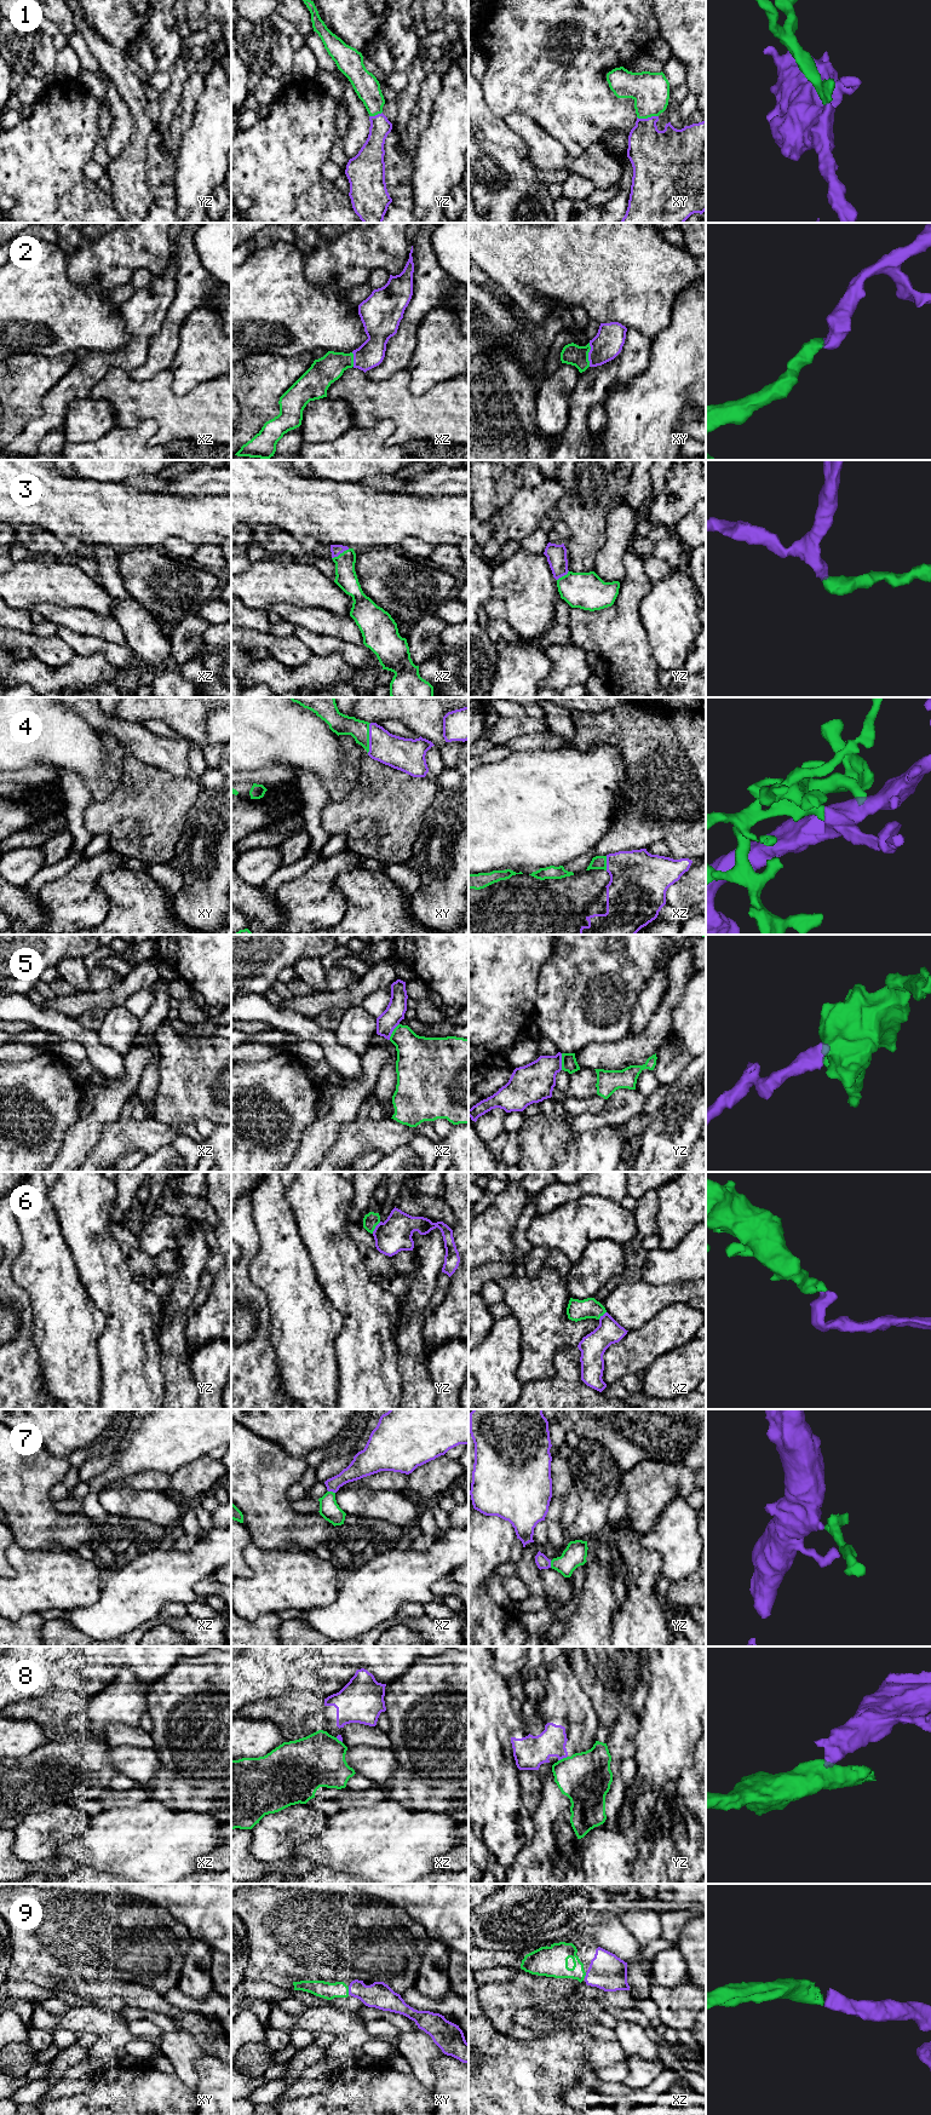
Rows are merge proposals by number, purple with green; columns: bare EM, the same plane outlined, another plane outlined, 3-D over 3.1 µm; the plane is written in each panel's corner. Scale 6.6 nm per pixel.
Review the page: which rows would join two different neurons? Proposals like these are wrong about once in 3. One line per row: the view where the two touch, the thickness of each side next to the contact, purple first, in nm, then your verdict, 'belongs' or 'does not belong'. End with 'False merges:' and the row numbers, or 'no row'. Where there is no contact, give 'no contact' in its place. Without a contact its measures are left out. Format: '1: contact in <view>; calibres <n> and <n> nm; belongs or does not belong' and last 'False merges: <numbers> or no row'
1: contact in xy; calibres 320 and 260 nm; belongs
2: contact in xy; calibres 200 and 140 nm; belongs
3: contact in xz; calibres 70 and 140 nm; belongs
4: contact in xy; calibres 220 and 140 nm; belongs
5: contact in yz; calibres 260 and 100 nm; does not belong
6: contact in yz; calibres 220 and 100 nm; belongs
7: contact in xz; calibres 150 and 140 nm; belongs
8: contact in yz; calibres 220 and 340 nm; does not belong
9: contact in xy; calibres 170 and 110 nm; belongs
False merges: 5, 8

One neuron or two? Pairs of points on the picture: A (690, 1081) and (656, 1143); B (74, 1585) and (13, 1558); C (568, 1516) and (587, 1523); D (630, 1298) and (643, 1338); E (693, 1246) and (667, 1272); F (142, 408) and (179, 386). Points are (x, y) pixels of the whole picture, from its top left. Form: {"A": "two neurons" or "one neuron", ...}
{"A": "one neuron", "B": "one neuron", "C": "two neurons", "D": "two neurons", "E": "one neuron", "F": "two neurons"}

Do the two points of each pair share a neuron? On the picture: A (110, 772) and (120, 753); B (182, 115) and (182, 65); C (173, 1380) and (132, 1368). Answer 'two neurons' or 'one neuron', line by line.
A: one neuron
B: two neurons
C: two neurons

